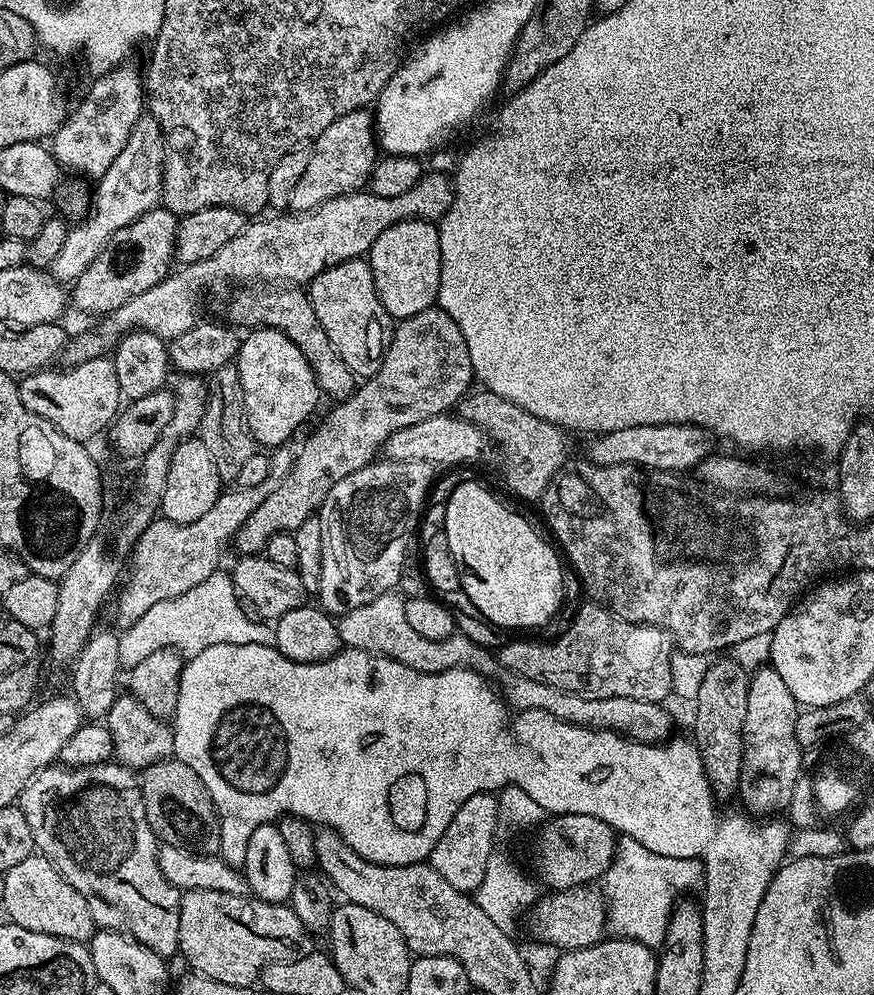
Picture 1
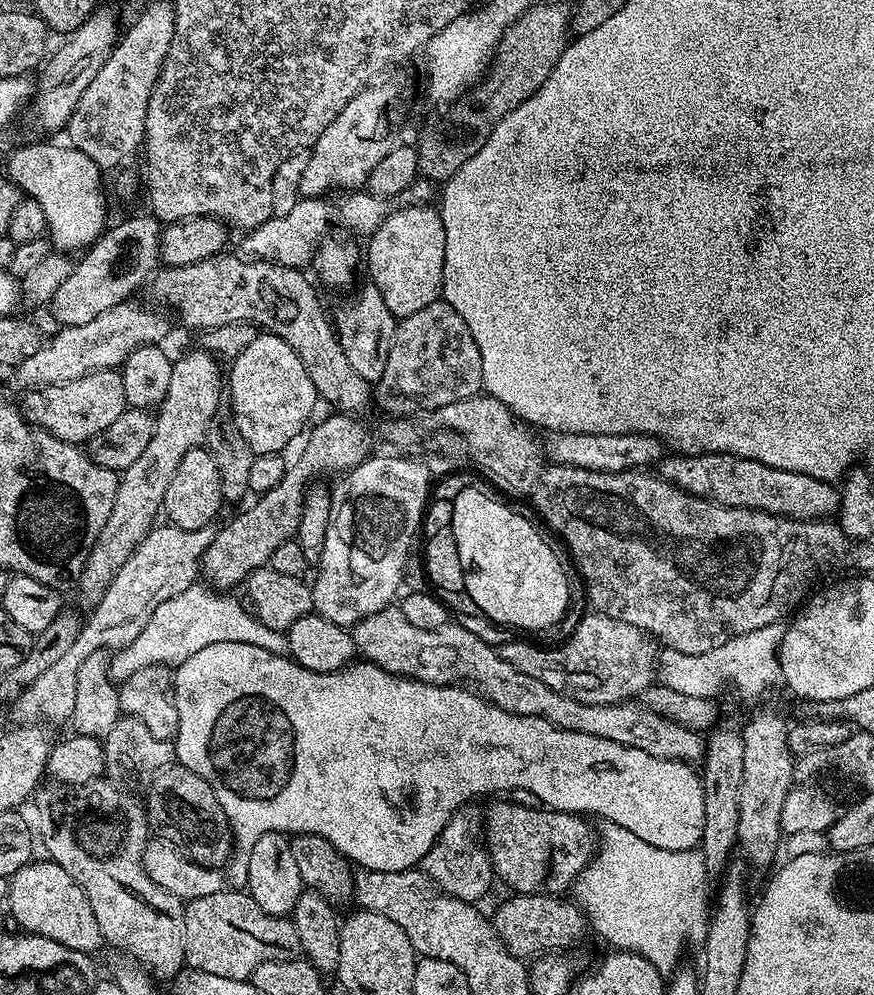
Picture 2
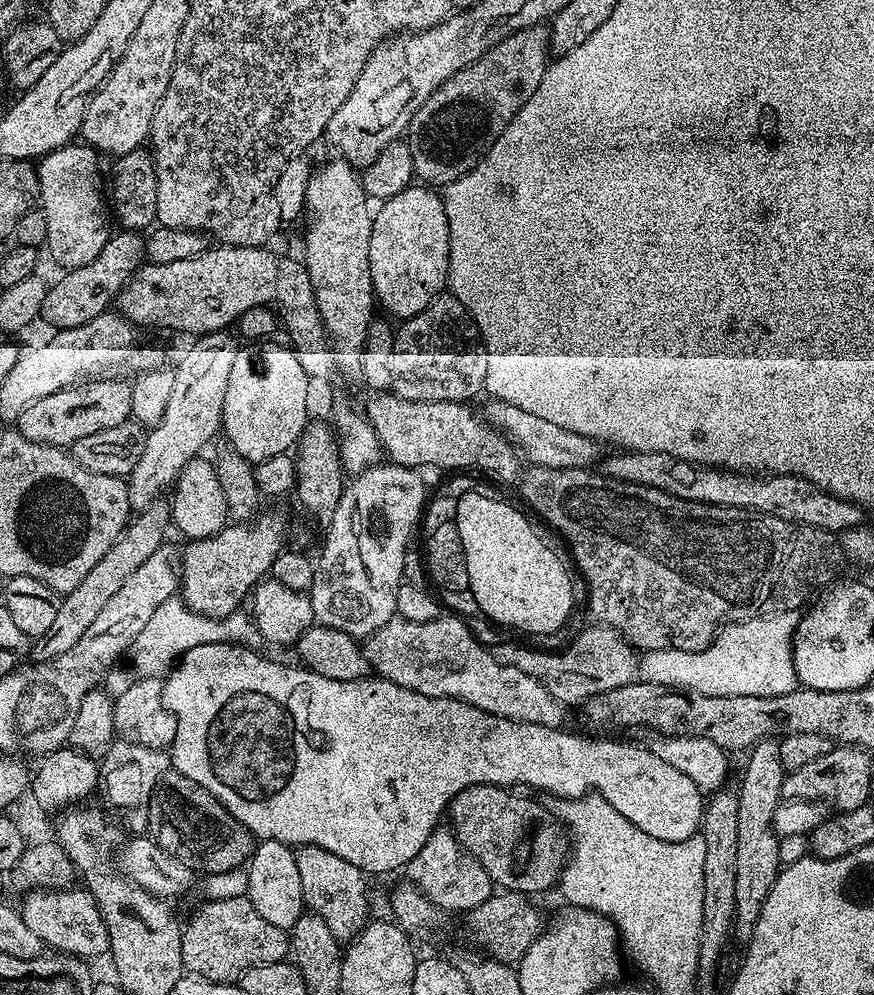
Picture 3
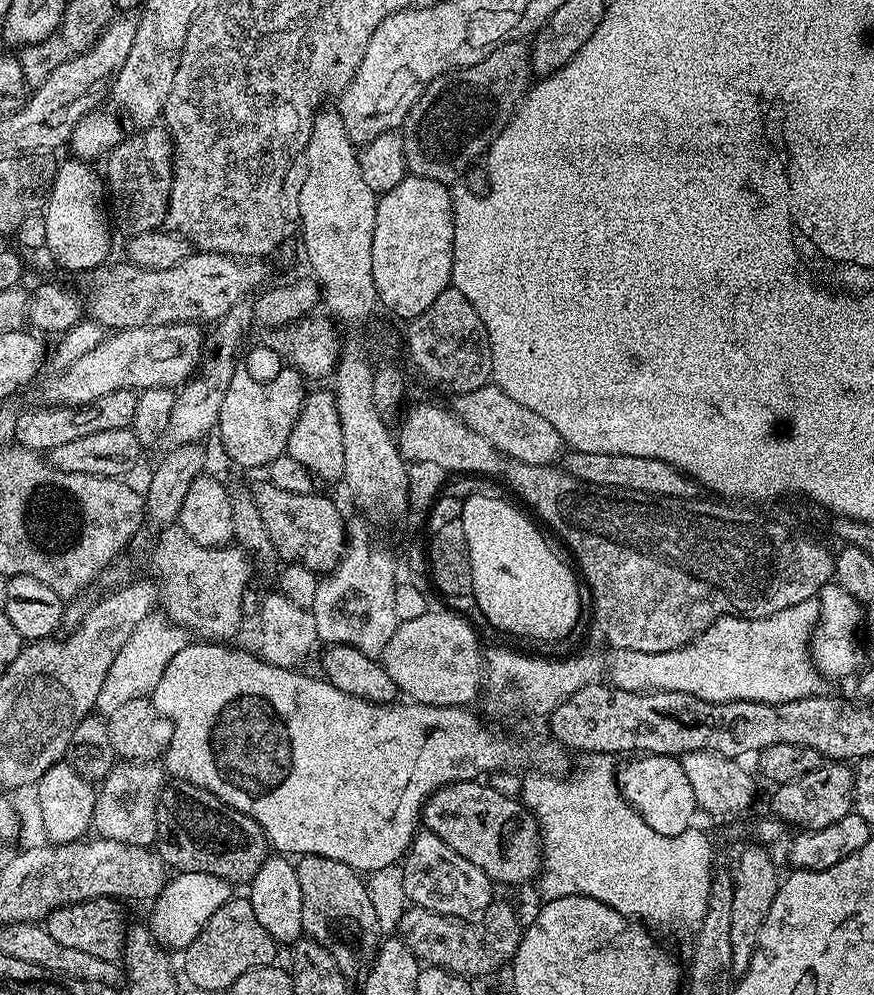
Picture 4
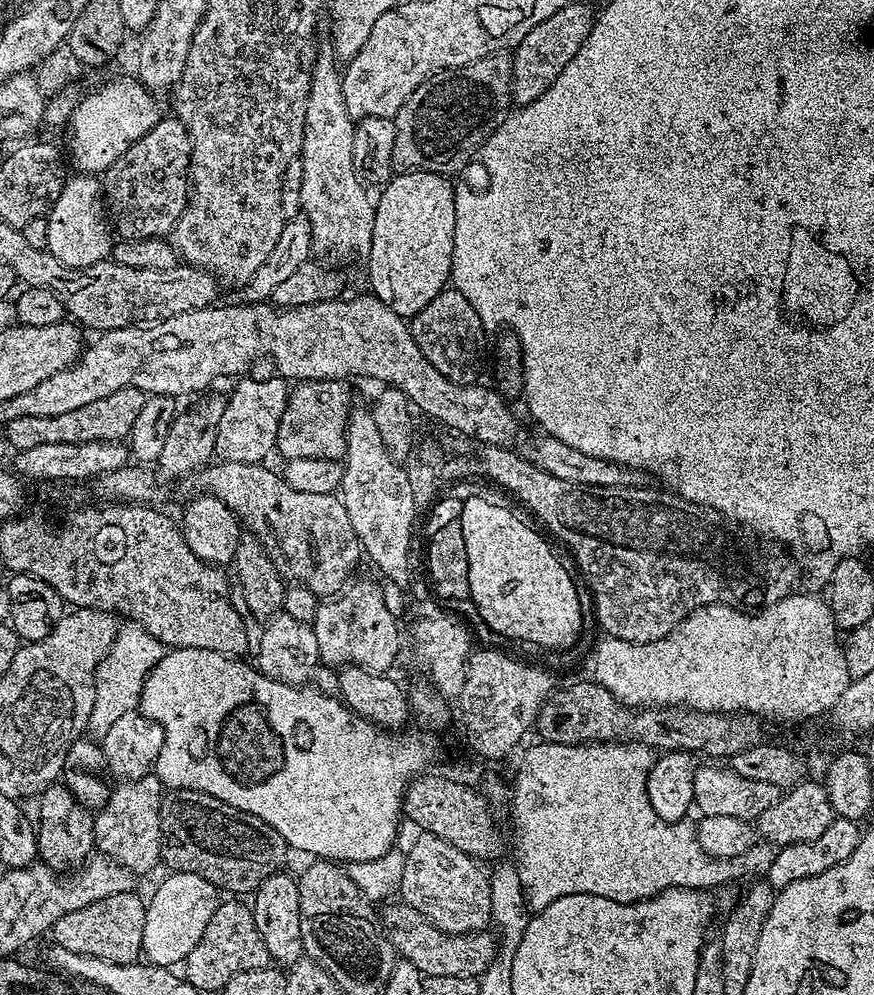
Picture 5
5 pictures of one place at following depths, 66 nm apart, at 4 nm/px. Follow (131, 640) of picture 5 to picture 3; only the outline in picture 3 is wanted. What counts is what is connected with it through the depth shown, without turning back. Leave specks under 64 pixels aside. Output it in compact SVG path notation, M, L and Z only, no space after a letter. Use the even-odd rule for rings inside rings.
M173 598L162 602L154 614L150 614L150 622L146 622L142 634L134 638L131 648L126 653L128 668L113 666L106 673L106 691L109 696L115 698L126 694L130 686L134 686L136 680L143 680L146 676L160 676L167 673L185 656L194 646L206 646L207 644L238 644L245 648L260 650L265 647L262 634L256 628L255 619L251 615L237 610L229 616L213 618L203 616L194 610L190 610L183 599Z

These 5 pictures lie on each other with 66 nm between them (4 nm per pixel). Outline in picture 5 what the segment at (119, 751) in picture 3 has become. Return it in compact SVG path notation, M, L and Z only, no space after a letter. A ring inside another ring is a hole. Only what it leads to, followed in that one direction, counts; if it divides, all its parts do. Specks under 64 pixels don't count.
M149 774L137 780L126 780L112 788L110 798L104 807L95 813L92 825L96 839L95 851L117 860L130 871L143 874L155 864L161 863L160 847L162 830L160 829L160 798L162 785L160 779Z

